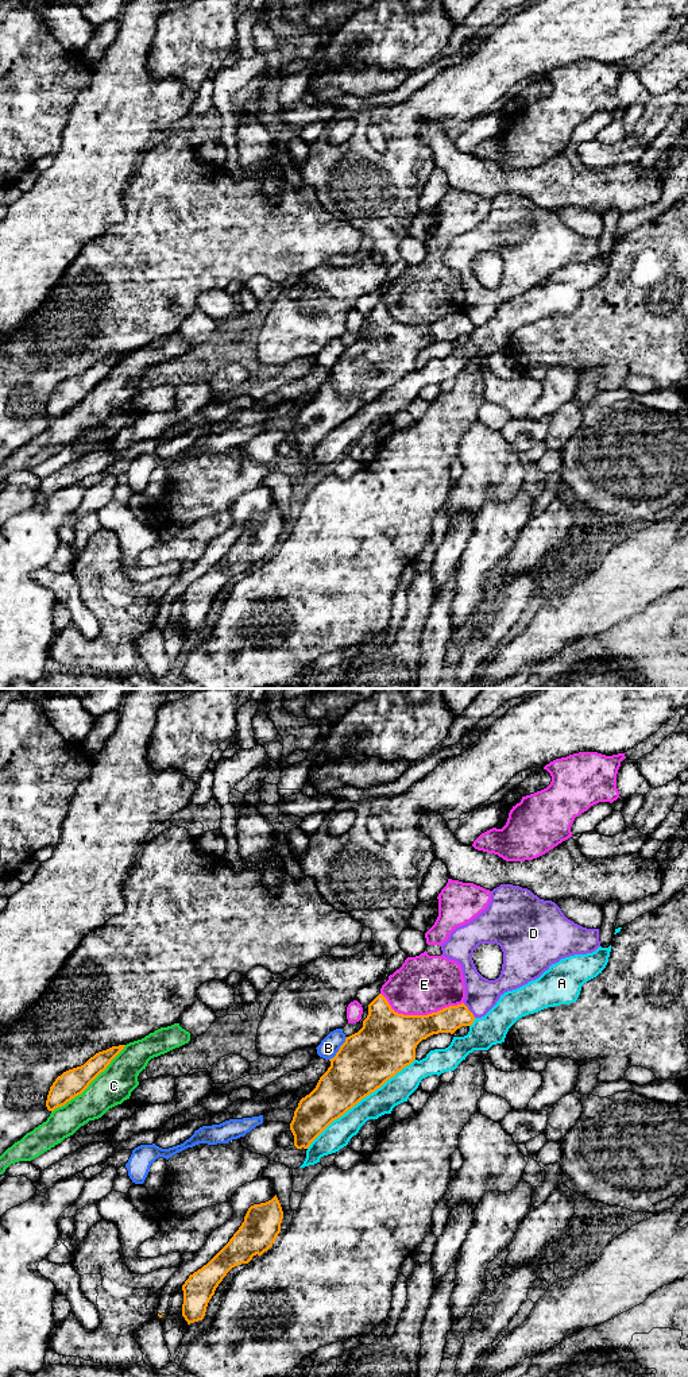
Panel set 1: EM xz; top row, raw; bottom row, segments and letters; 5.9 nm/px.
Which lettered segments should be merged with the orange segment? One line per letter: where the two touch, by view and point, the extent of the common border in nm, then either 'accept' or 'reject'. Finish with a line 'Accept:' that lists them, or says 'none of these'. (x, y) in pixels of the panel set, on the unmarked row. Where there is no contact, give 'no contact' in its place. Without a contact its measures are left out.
A: xz (360, 408) | 850 nm | reject
B: xz (339, 358) | 180 nm | reject
C: xz (89, 392) | 600 nm | reject
D: xz (468, 319) | 120 nm | reject
E: xz (420, 324) | 500 nm | reject
Accept: none of these

